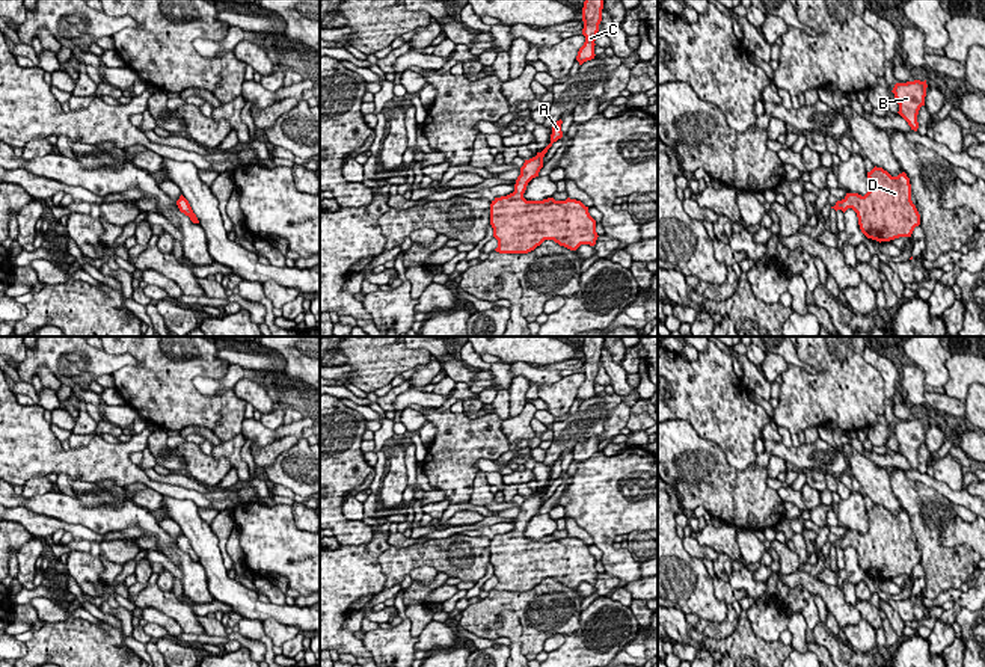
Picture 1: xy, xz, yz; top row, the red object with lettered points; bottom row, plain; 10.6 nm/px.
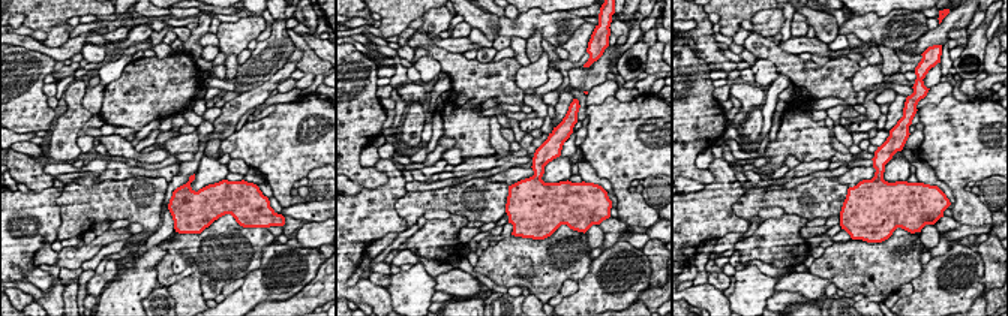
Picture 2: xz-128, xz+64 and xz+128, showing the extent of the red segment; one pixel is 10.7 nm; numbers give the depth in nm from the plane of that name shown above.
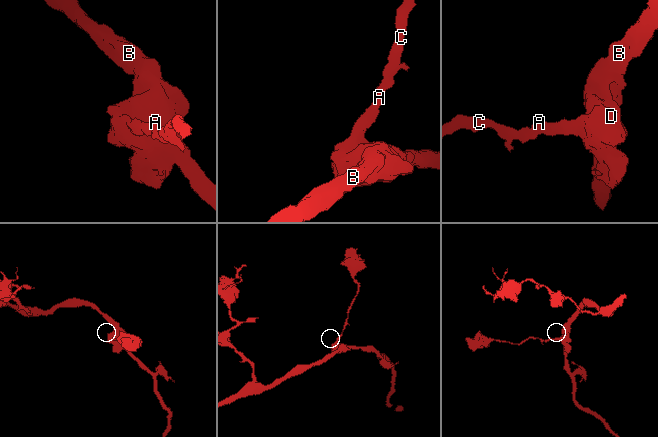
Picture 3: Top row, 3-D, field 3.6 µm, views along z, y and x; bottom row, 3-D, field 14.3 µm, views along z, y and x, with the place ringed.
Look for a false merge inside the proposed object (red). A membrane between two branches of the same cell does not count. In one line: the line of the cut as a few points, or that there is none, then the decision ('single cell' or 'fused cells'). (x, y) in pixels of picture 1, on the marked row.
no cut; single cell

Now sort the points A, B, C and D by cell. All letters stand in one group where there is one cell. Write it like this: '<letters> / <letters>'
A B C D

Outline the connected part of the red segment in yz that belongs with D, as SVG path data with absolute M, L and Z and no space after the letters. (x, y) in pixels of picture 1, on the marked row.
M873 168L867 172L869 192L861 196L858 193L846 193L842 201L837 201L834 207L836 211L843 213L852 208L857 213L858 225L861 232L876 241L890 241L899 237L911 237L916 226L920 225L920 214L911 201L911 184L905 172L898 177L891 177L882 168Z

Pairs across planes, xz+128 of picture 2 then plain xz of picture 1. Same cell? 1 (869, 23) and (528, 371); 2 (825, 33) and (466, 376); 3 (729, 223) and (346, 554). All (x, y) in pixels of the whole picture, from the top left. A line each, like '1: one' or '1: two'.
1: one
2: one
3: one

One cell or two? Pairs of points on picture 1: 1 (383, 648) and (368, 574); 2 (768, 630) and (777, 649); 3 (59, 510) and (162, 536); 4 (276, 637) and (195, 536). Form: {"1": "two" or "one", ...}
{"1": "two", "2": "two", "3": "one", "4": "two"}

